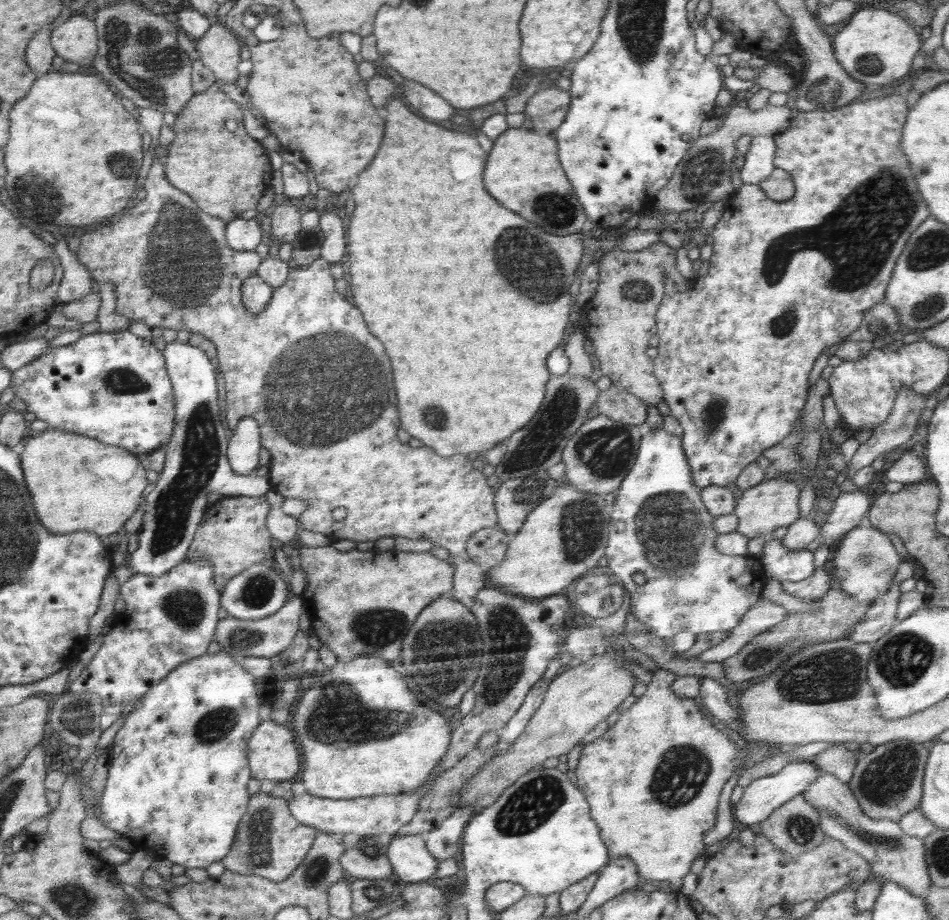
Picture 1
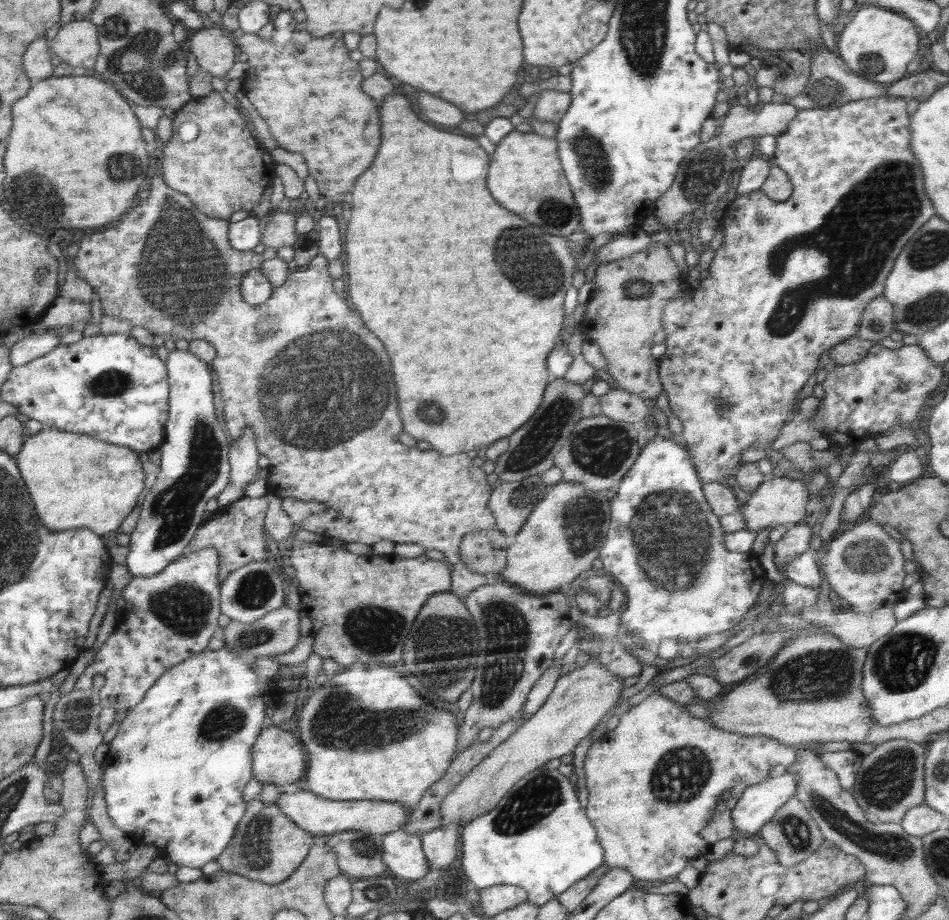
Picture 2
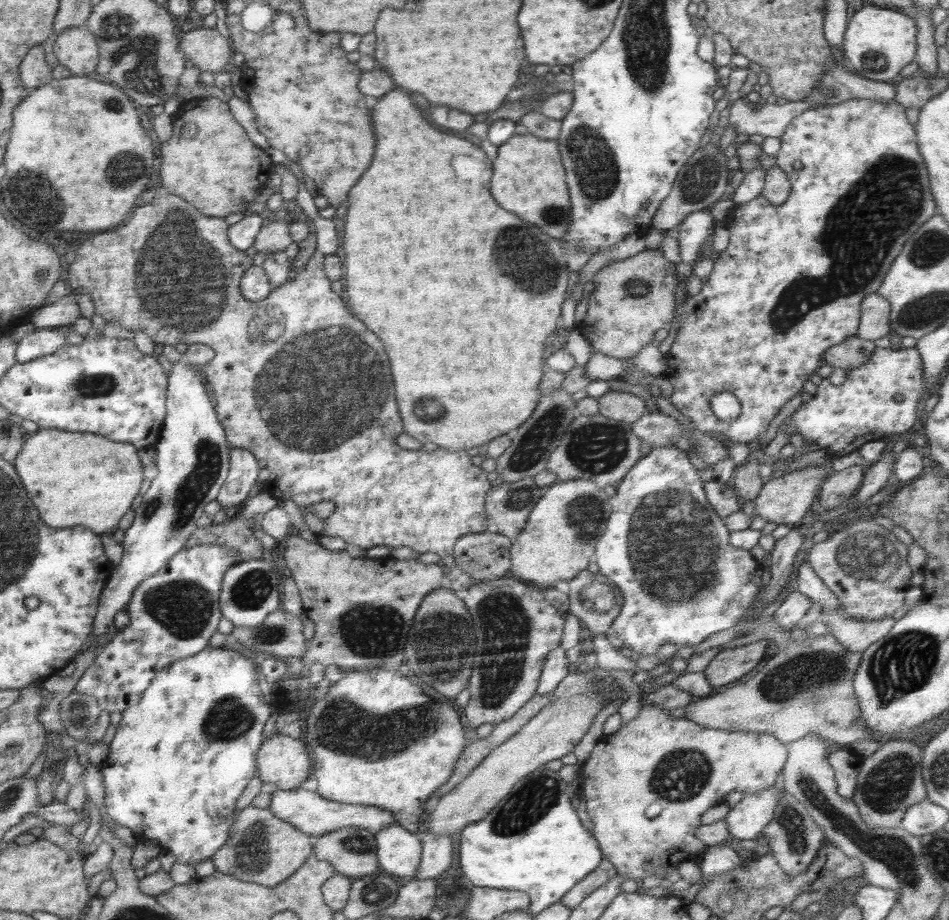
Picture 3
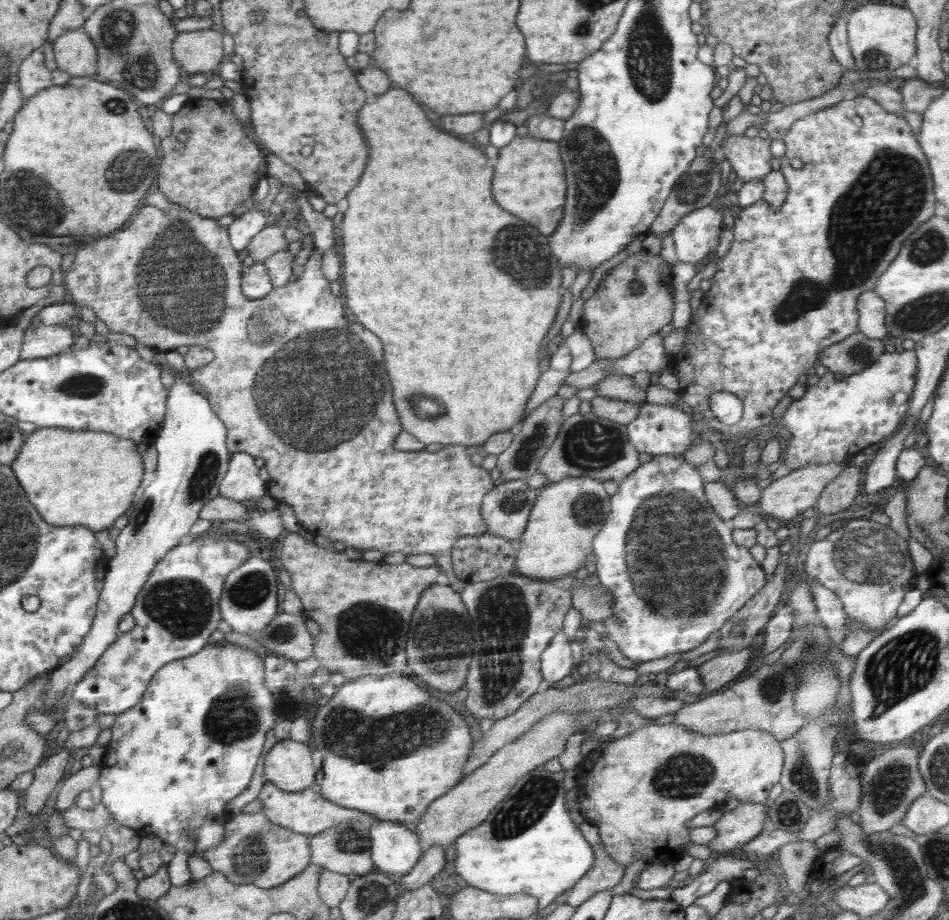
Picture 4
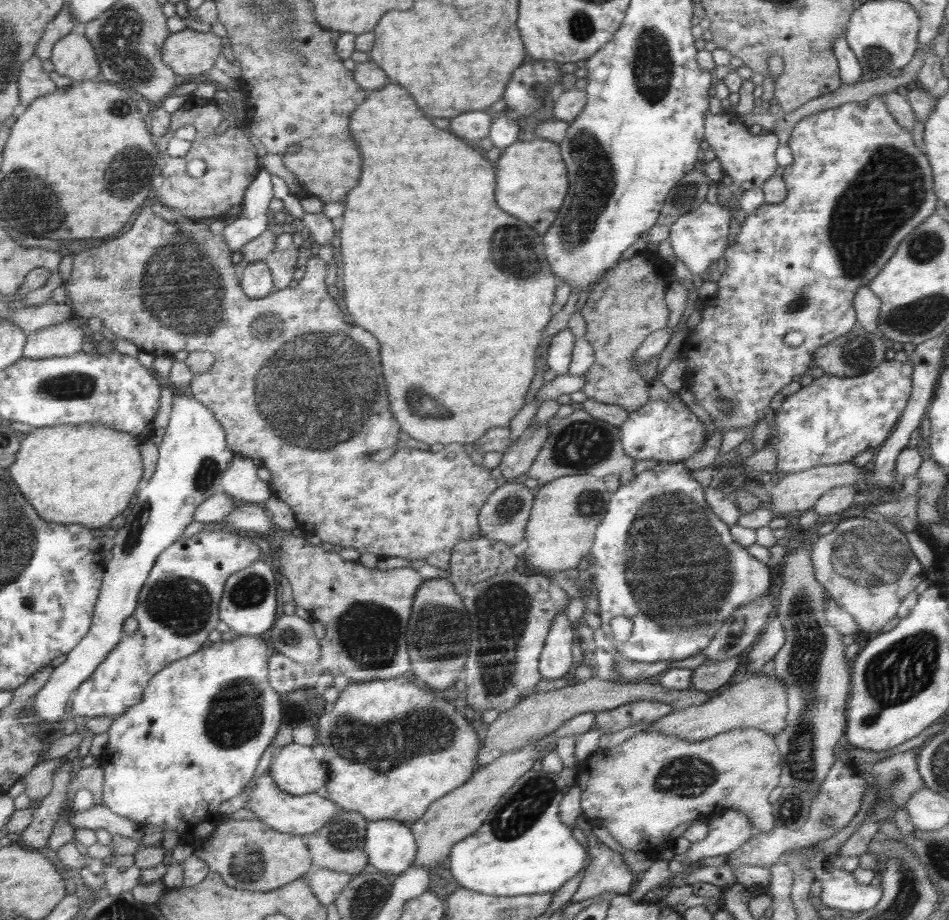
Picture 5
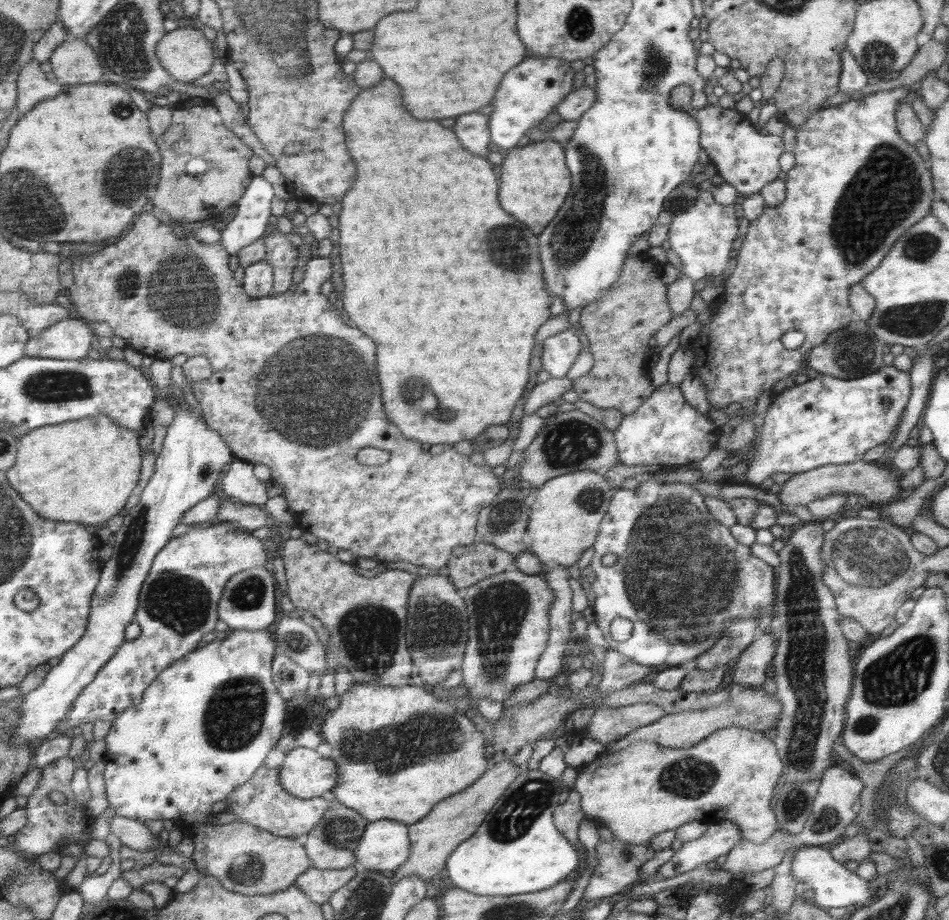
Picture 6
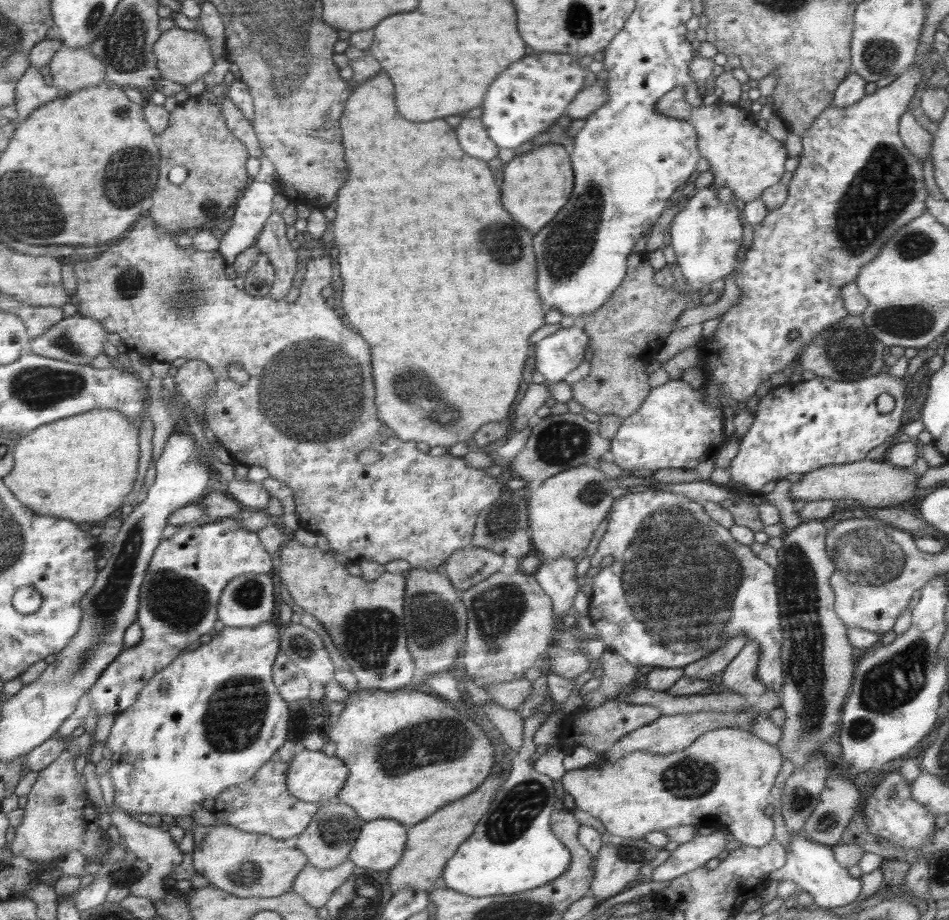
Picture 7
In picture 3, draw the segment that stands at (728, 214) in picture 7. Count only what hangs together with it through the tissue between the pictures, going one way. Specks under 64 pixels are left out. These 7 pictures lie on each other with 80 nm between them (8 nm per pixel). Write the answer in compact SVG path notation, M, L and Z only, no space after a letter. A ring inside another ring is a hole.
M707 210L690 213L681 222L680 231L678 231L678 244L682 263L694 268L698 263L700 248L703 248L704 242L712 235L714 229L714 218Z

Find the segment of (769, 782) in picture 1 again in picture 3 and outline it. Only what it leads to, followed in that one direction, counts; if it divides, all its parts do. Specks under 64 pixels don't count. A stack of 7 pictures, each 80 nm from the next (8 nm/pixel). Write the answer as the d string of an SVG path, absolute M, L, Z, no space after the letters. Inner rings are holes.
M775 786L754 795L744 794L744 798L725 816L730 838L758 838L763 828L772 820L775 806L784 794L784 788L777 791Z

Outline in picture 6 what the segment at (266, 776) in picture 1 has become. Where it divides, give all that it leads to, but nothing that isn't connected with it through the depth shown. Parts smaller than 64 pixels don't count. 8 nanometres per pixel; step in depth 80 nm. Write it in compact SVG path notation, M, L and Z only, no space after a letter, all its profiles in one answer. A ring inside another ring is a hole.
M414 681L400 687L354 682L354 684L340 696L340 700L338 708L329 712L330 718L326 718L319 728L323 742L332 746L332 755L330 758L334 758L335 761L332 762L332 760L328 760L328 758L322 758L322 756L316 754L314 750L296 746L296 748L286 753L284 762L278 768L278 778L280 778L281 785L291 795L304 799L314 798L316 796L321 797L325 792L332 792L334 796L336 796L336 803L356 810L356 812L359 812L370 823L388 819L403 822L409 827L415 822L420 821L421 818L428 816L431 810L435 808L435 805L453 796L453 794L468 789L472 783L478 781L478 778L481 778L482 775L486 773L486 762L488 762L488 760L486 760L486 740L484 740L482 732L474 728L474 724L468 720L468 716L462 716L456 708L452 708L450 701L442 701L432 694L424 692L422 688L418 688L418 684L414 684Z

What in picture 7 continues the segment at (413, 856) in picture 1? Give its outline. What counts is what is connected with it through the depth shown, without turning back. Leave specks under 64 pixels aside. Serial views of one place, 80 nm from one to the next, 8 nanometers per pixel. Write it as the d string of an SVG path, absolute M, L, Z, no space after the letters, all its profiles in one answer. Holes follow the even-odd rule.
M394 819L365 821L349 860L356 867L389 871L401 862L407 845L408 828L404 823Z

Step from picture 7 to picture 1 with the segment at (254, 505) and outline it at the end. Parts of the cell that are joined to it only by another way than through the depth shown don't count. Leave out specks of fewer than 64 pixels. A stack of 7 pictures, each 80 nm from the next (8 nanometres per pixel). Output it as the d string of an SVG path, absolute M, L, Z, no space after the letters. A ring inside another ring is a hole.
M246 417L232 431L229 459L236 474L248 476L260 467L258 455L262 446L259 425L257 420Z

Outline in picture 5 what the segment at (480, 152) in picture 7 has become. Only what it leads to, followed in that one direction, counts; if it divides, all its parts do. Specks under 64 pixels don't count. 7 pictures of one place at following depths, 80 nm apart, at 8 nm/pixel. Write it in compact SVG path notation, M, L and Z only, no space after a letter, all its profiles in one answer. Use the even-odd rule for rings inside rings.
M487 111L468 112L450 118L450 130L470 144L478 144L488 136L493 119Z

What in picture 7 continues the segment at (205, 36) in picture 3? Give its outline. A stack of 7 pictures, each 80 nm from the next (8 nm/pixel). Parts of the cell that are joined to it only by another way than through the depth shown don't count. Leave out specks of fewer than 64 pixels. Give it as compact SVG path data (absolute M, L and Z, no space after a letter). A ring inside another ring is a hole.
M177 26L162 33L153 46L153 53L165 79L186 88L202 79L215 65L211 44L202 32L188 32Z

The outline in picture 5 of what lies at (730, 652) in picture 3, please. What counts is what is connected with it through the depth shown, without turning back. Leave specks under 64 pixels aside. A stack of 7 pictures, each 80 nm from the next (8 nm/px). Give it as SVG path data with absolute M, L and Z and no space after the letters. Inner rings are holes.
M740 655L714 662L704 661L702 665L693 670L692 688L708 693L720 688L726 678L730 678L740 664Z

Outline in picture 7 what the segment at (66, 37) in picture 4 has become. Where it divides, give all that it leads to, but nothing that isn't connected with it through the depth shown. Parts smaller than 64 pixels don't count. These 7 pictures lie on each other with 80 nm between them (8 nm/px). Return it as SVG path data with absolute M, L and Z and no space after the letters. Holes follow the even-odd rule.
M62 46L49 62L53 85L63 93L77 93L79 90L104 83L104 63L88 48Z

